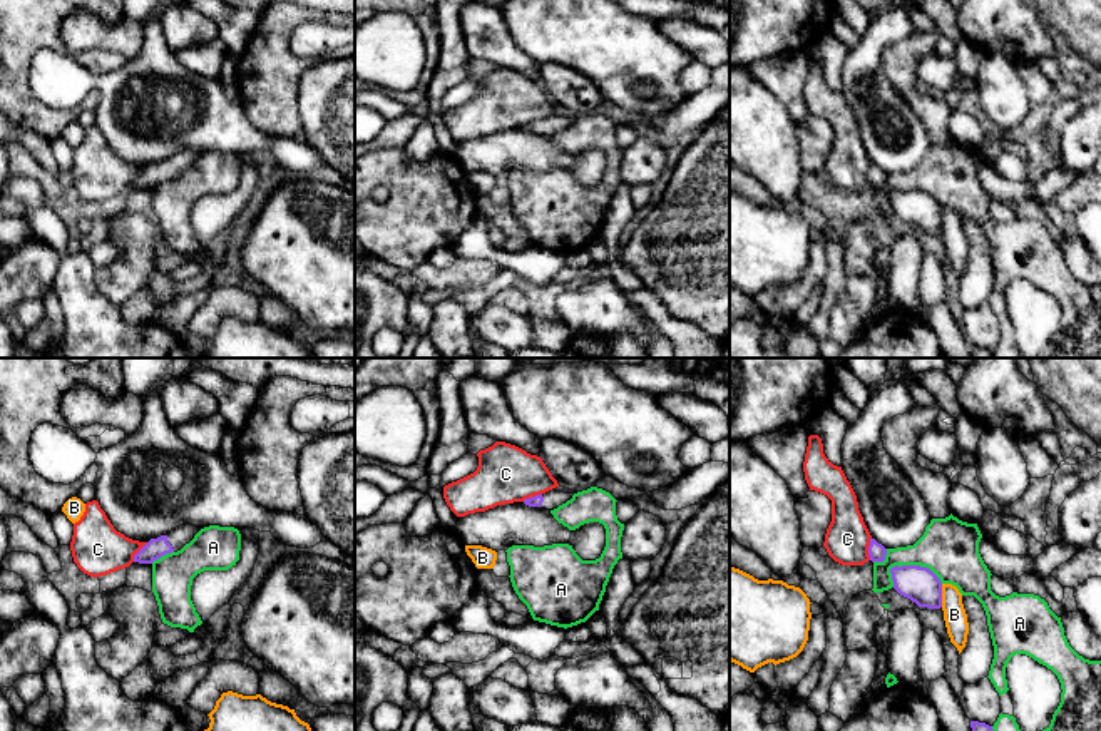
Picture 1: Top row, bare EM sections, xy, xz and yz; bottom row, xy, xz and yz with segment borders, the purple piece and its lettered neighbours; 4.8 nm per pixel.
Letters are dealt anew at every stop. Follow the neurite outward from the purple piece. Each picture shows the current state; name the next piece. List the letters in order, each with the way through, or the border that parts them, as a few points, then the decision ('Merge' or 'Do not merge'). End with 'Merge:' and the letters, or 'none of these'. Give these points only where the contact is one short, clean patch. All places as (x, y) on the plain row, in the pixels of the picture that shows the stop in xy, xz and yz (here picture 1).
A: Do not merge
B: Do not merge
C: Boundary: yz (870, 163), (869, 184). Do not merge
Merge: none of these

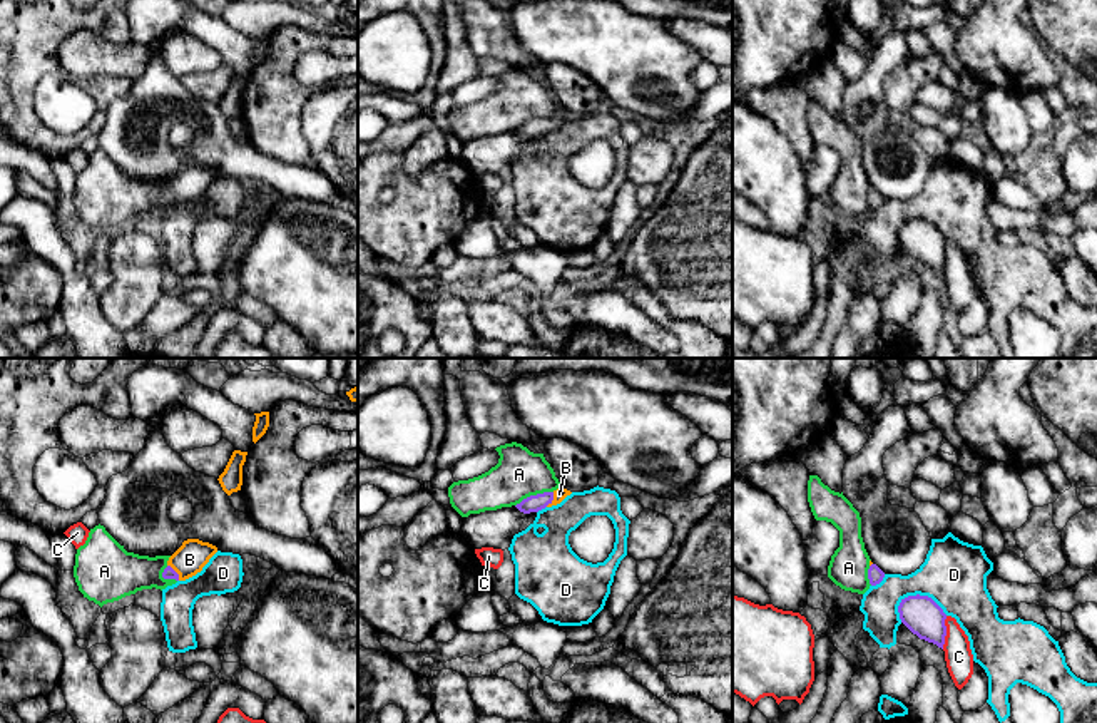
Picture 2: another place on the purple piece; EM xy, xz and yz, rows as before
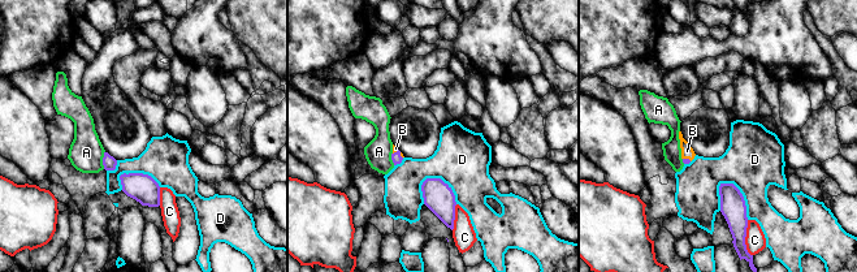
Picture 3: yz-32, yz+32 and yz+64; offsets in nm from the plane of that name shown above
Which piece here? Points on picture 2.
A: Boundary: xz (552, 116), (530, 119), (515, 131). Do not merge
B: Path across: xz (540, 126), (552, 124), (559, 119). Merge
C: Do not merge
D: Do not merge
Merge: B

